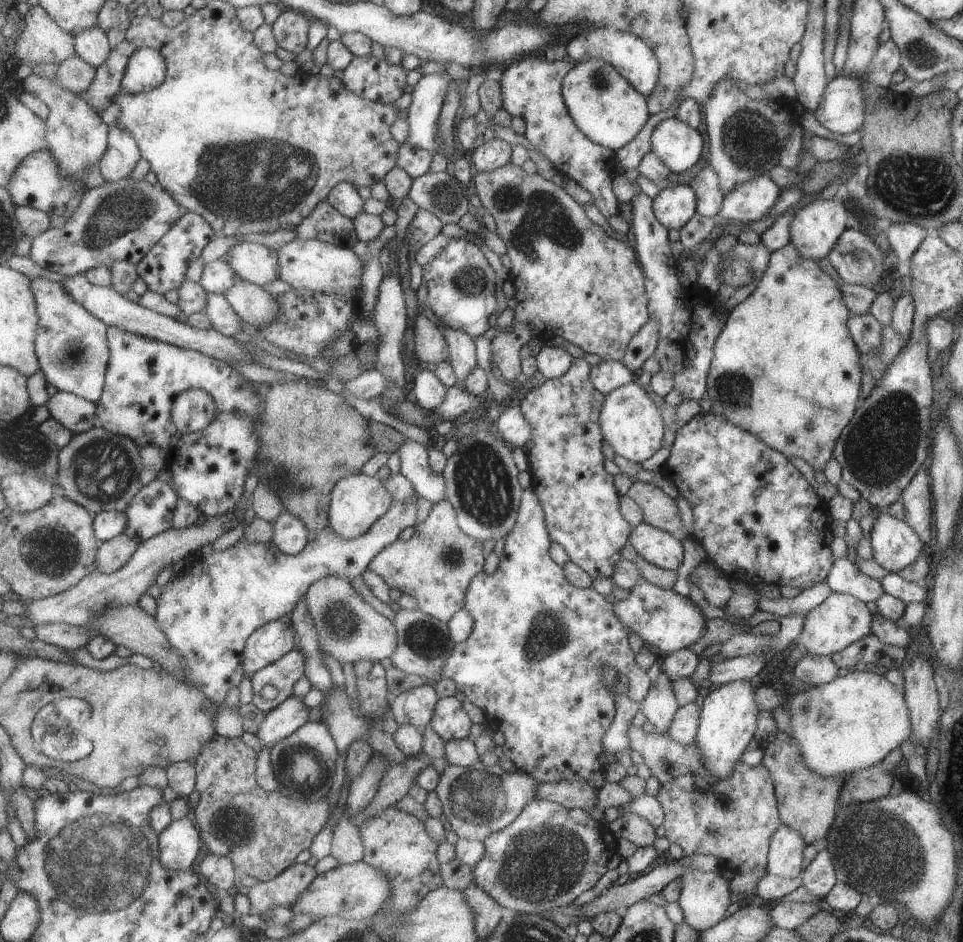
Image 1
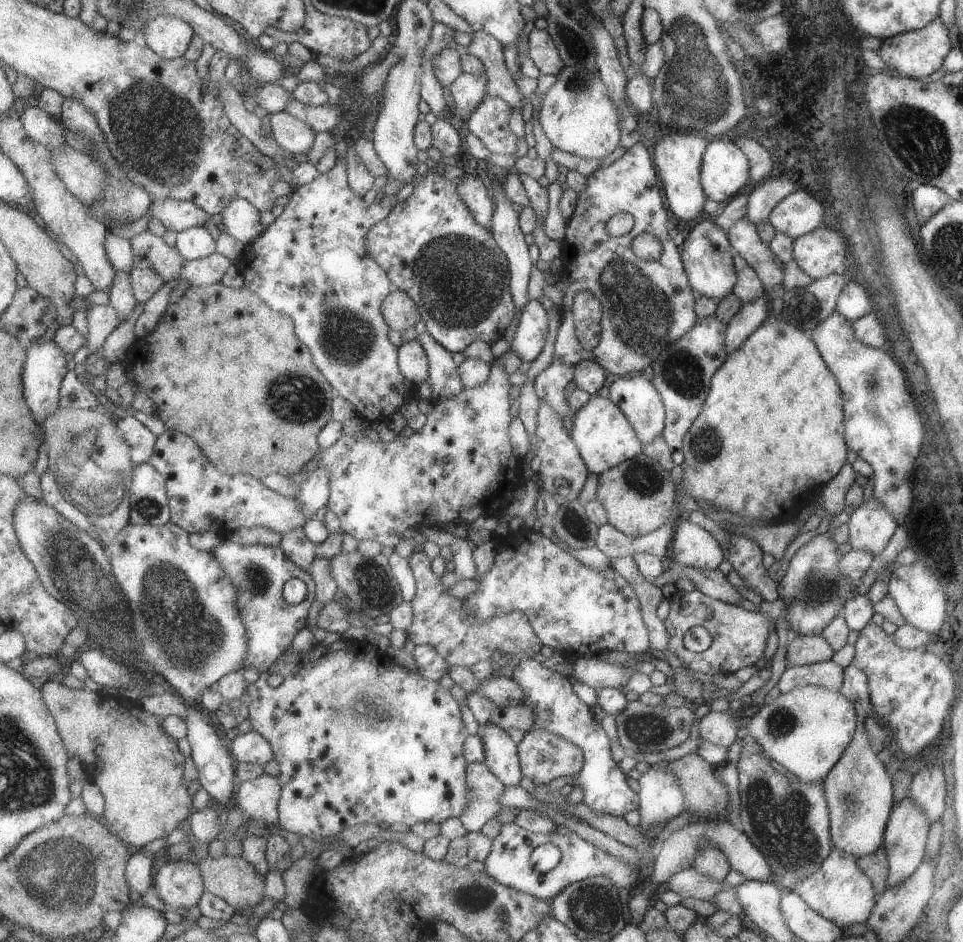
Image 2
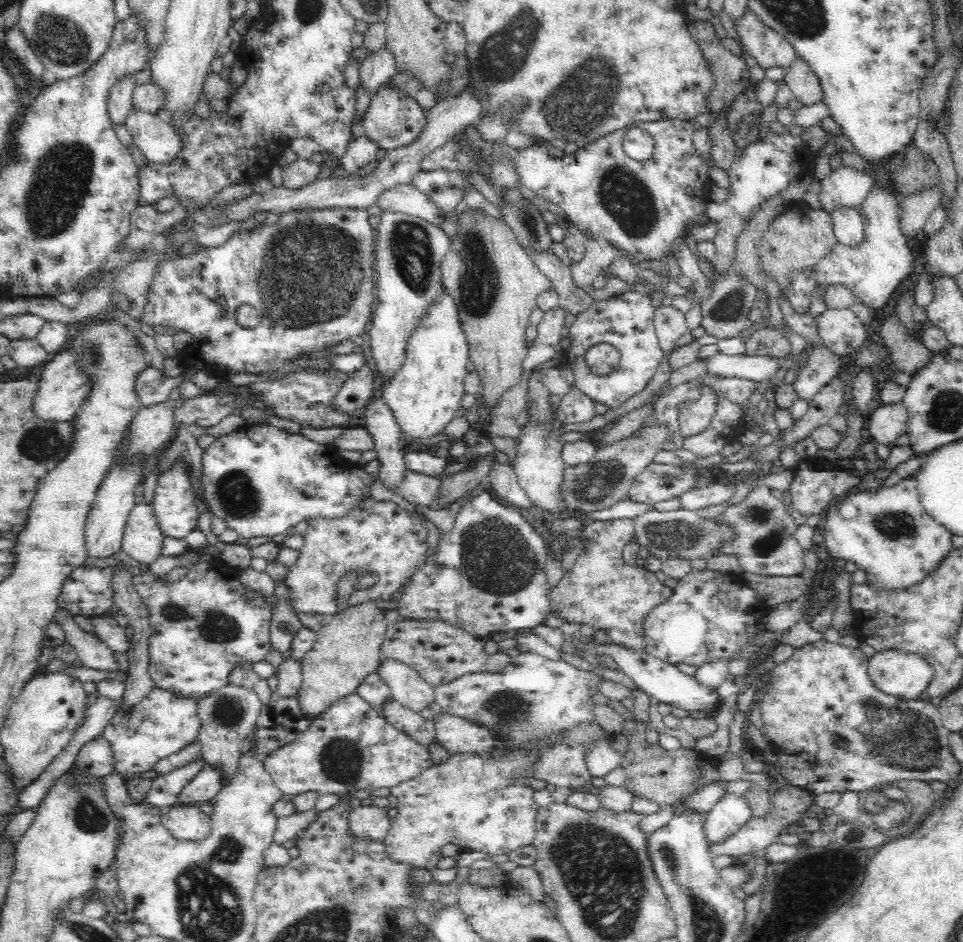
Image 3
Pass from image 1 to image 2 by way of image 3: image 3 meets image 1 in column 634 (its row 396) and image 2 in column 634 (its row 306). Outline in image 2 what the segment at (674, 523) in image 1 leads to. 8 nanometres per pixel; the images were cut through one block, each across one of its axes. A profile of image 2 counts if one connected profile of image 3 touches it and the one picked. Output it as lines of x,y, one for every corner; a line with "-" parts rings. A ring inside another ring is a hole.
643,452
598,475
596,501
605,510
607,523
629,537
645,535
660,528
669,518
674,497
675,487
670,472

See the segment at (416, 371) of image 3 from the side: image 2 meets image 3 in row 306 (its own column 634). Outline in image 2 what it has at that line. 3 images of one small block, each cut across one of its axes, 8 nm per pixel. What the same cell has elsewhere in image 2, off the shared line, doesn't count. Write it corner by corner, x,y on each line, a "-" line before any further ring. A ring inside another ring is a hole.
591,395
577,410
573,422
572,438
579,448
581,459
587,464
588,472
599,475
613,469
613,466
617,466
627,458
636,457
643,450
632,424
625,418
624,412
608,397

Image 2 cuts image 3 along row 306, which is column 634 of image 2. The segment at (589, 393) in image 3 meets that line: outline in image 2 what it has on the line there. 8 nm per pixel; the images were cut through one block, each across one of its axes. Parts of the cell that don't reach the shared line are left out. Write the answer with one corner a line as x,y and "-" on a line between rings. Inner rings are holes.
527,527
517,529
509,538
492,541
496,550
493,564
488,572
477,579
479,585
477,592
465,598
467,612
469,614
473,612
477,620
485,624
487,620
503,614
525,612
529,614
529,621
533,624
543,645
574,660
581,657
599,657
610,650
627,652
627,654
647,652
650,643
636,592
610,566
603,570
593,570
593,568
587,570
587,566
579,562
579,556
571,556
550,538

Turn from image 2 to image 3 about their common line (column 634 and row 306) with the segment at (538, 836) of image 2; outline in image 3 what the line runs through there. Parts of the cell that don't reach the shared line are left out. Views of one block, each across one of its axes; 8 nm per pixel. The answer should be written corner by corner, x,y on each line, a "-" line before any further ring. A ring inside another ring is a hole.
874,184
860,205
865,238
858,247
836,243
825,258
815,267
817,283
826,289
829,285
843,285
870,309
882,308
898,286
913,270
913,252
908,249
908,240
901,233
899,201
890,188

